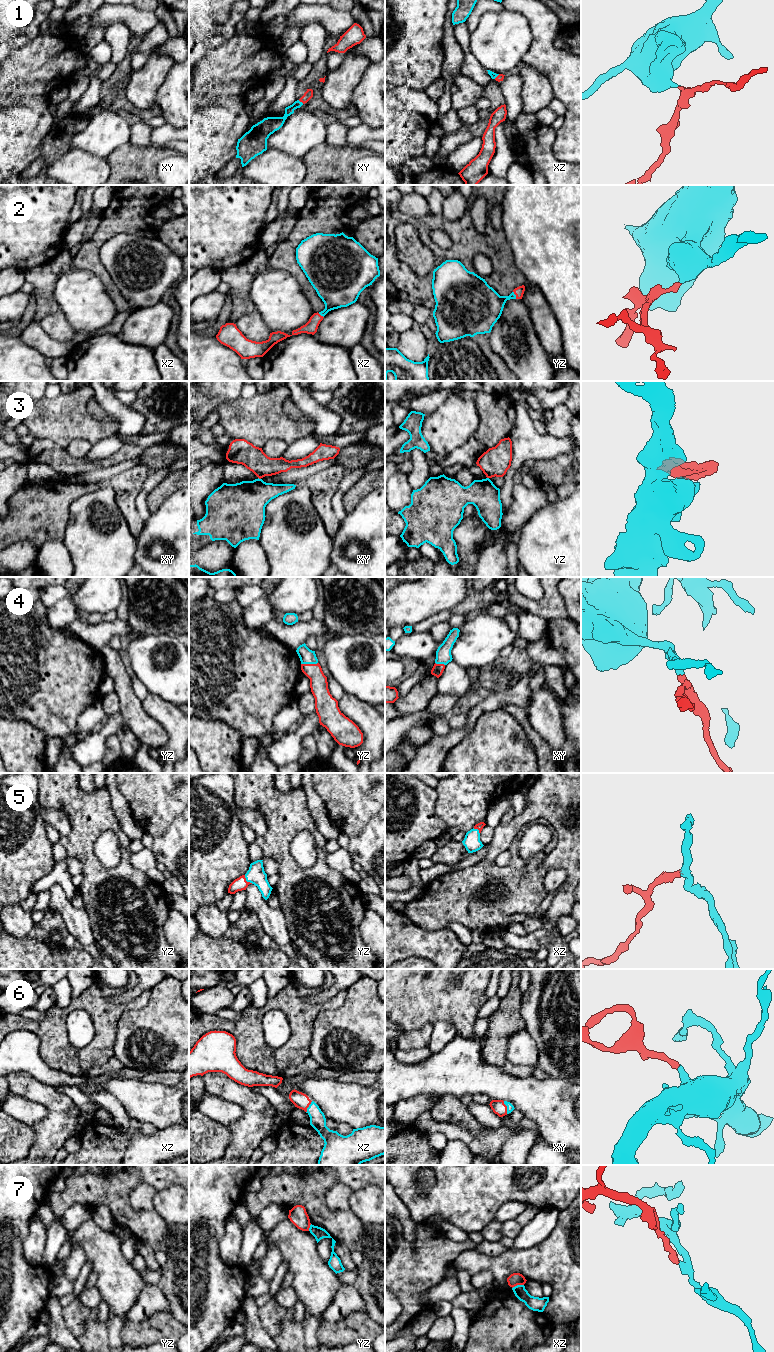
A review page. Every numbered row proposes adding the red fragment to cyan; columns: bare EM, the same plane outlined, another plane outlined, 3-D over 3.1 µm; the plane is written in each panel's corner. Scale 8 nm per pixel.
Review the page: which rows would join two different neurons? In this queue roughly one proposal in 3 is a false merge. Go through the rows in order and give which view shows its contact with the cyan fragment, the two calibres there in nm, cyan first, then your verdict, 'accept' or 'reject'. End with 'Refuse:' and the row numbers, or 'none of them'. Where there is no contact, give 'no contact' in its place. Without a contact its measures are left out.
1: meets cyan in xy; 100 nm thick on the cyan side, 70 nm on the other; accept
2: meets cyan in yz; 280 nm thick on the cyan side, 80 nm on the other; accept
3: meets cyan in xy; 360 nm thick on the cyan side, 190 nm on the other; accept
4: meets cyan in yz; 120 nm thick on the cyan side, 140 nm on the other; accept
5: meets cyan in yz; 150 nm thick on the cyan side, 110 nm on the other; accept
6: meets cyan in xy; 60 nm thick on the cyan side, 110 nm on the other; accept
7: meets cyan in xz; 110 nm thick on the cyan side, 100 nm on the other; reject
Refuse: 7

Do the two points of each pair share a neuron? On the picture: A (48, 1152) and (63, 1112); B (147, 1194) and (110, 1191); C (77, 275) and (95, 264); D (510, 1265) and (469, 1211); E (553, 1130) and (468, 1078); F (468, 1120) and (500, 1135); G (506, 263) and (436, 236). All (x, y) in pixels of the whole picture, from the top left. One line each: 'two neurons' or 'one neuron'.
A: one neuron
B: two neurons
C: two neurons
D: two neurons
E: one neuron
F: two neurons
G: two neurons

